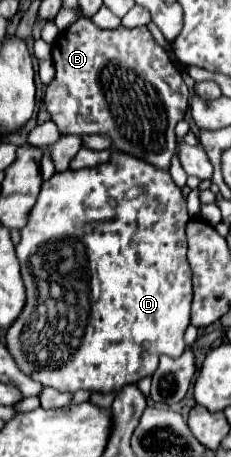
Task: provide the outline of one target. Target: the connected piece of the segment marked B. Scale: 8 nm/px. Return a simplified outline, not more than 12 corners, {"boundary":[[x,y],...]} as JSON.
{"boundary":[[81,17],[43,103],[169,169],[189,89],[147,27]]}

